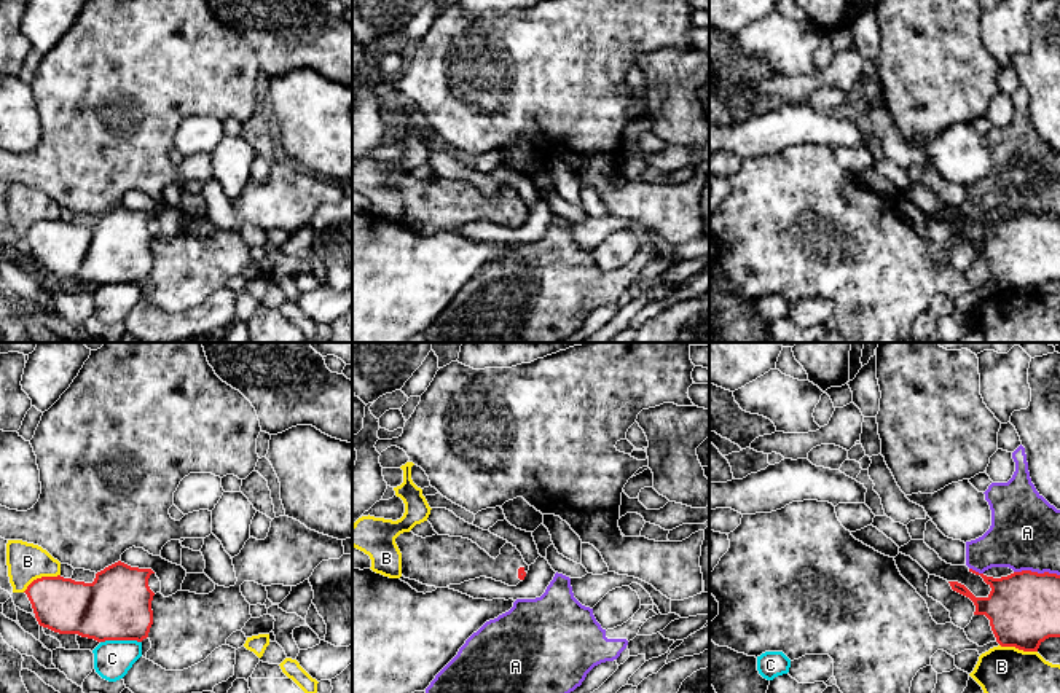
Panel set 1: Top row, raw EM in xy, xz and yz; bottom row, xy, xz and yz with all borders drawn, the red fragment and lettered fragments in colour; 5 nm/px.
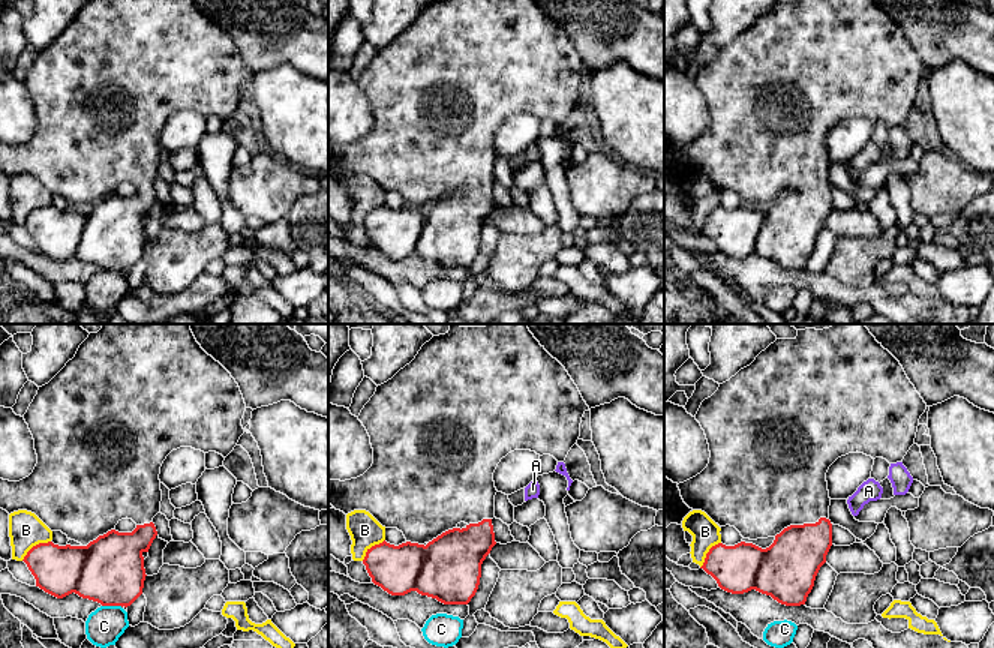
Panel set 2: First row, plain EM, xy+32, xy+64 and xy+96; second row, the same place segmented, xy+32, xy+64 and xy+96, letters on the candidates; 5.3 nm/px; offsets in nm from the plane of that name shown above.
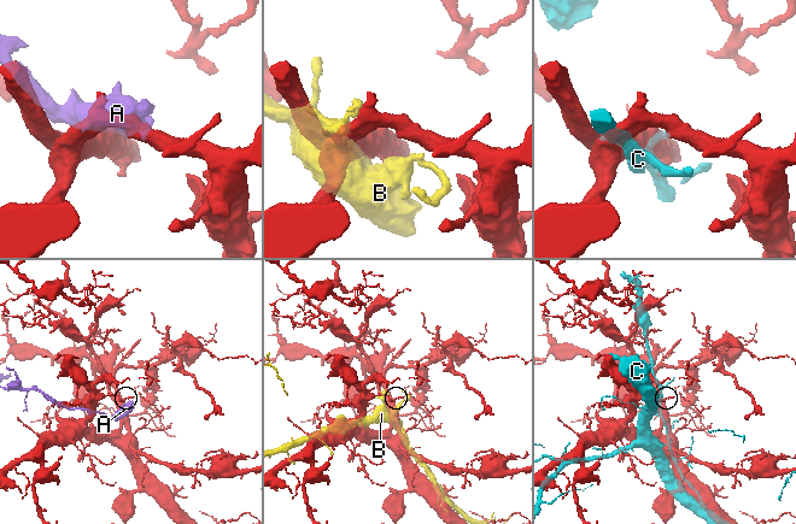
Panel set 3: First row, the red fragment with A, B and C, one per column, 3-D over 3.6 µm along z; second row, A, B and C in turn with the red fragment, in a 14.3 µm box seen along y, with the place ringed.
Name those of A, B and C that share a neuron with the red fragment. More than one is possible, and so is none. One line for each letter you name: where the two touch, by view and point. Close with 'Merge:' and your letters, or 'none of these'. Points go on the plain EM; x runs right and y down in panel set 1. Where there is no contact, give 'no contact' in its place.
Merge: none of these

